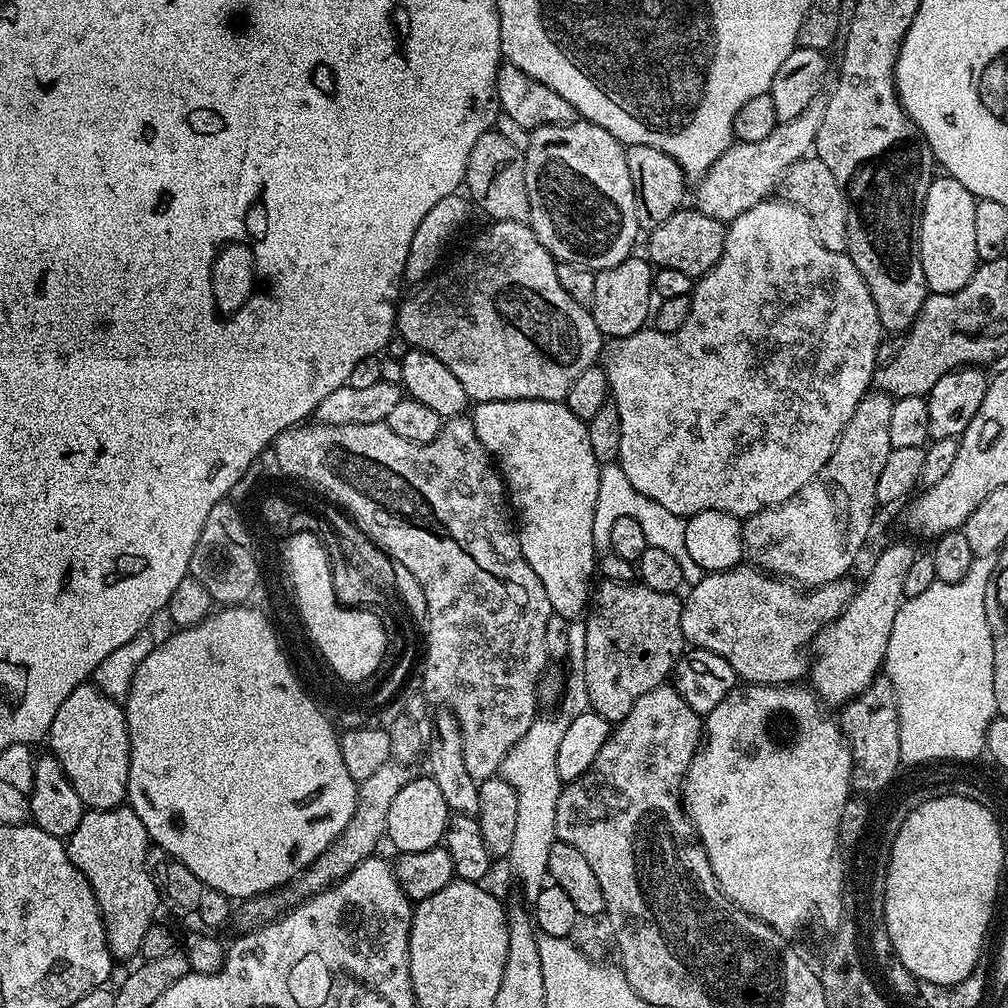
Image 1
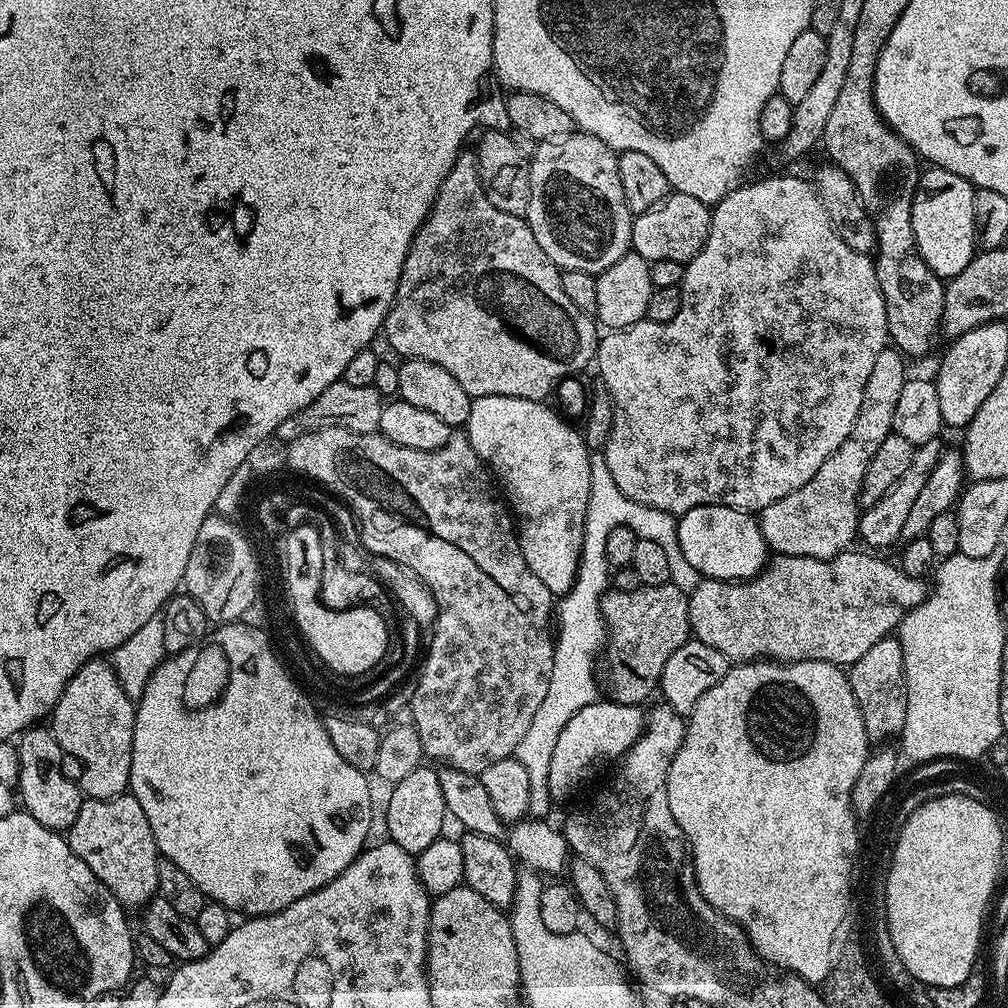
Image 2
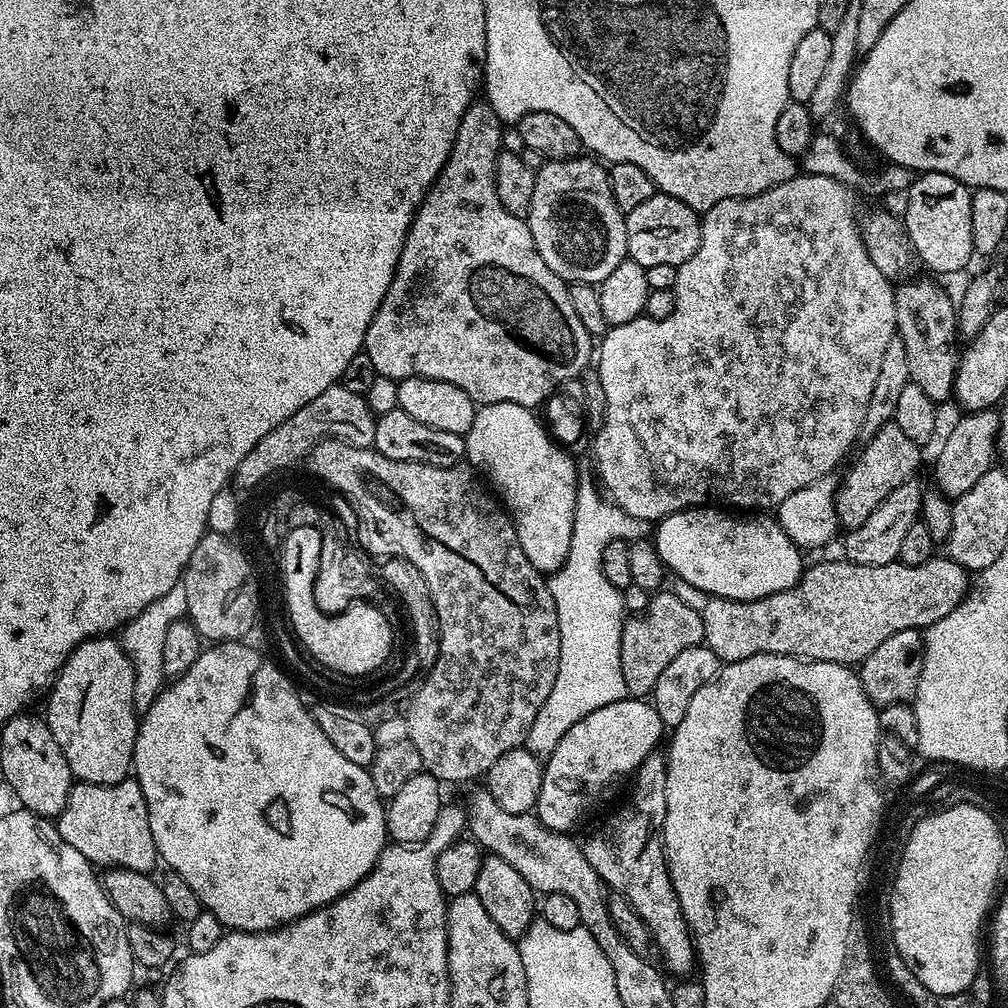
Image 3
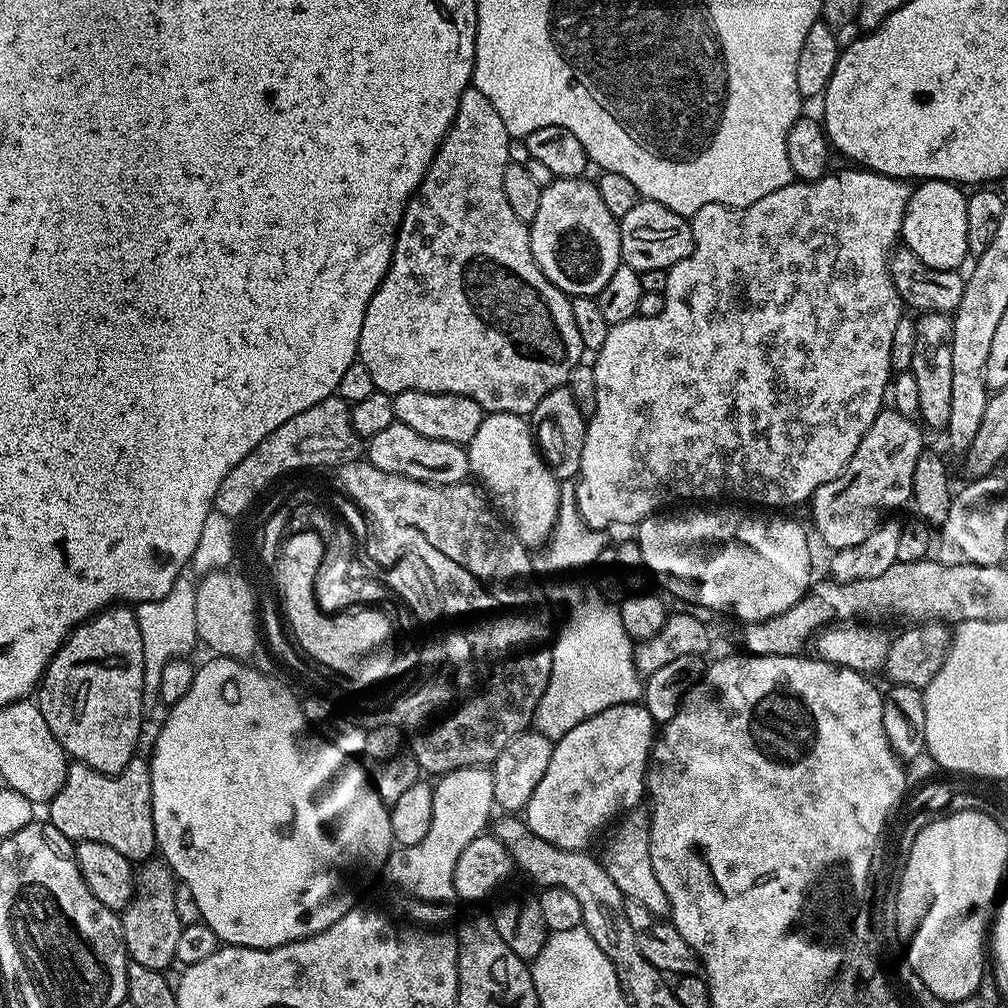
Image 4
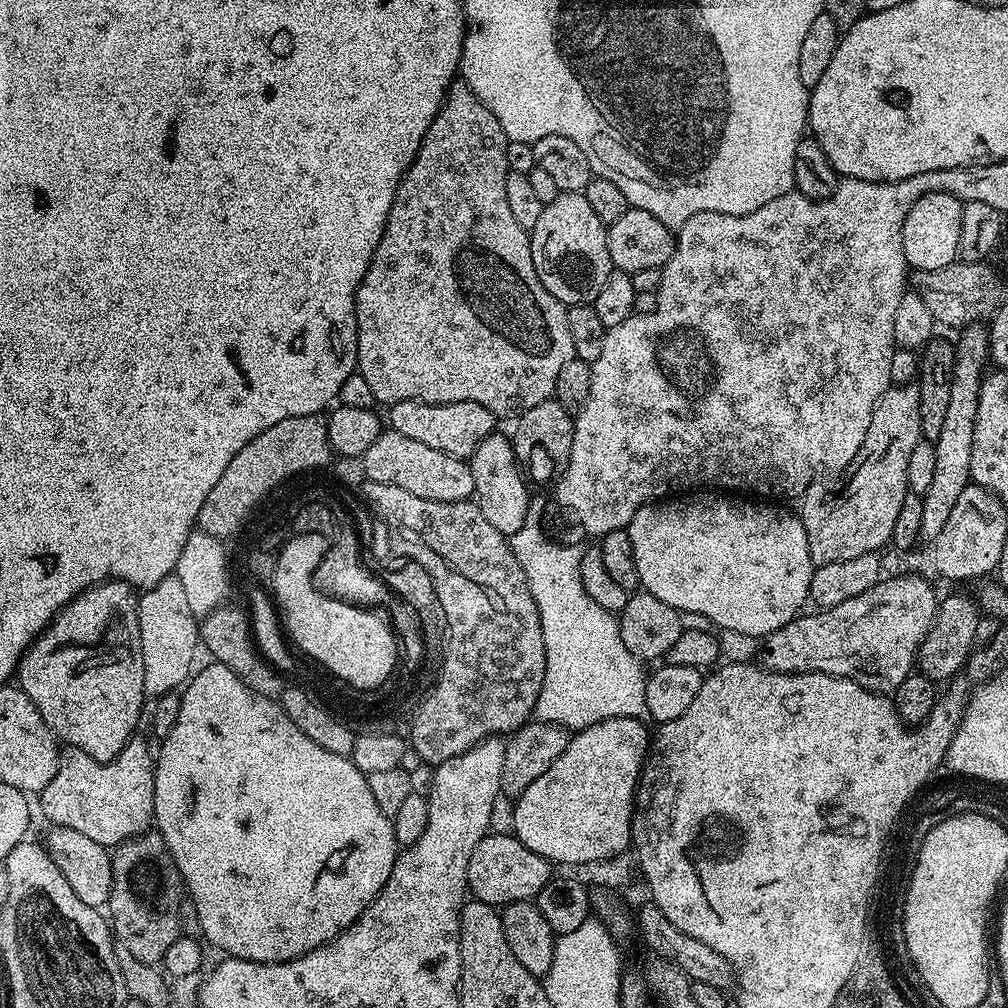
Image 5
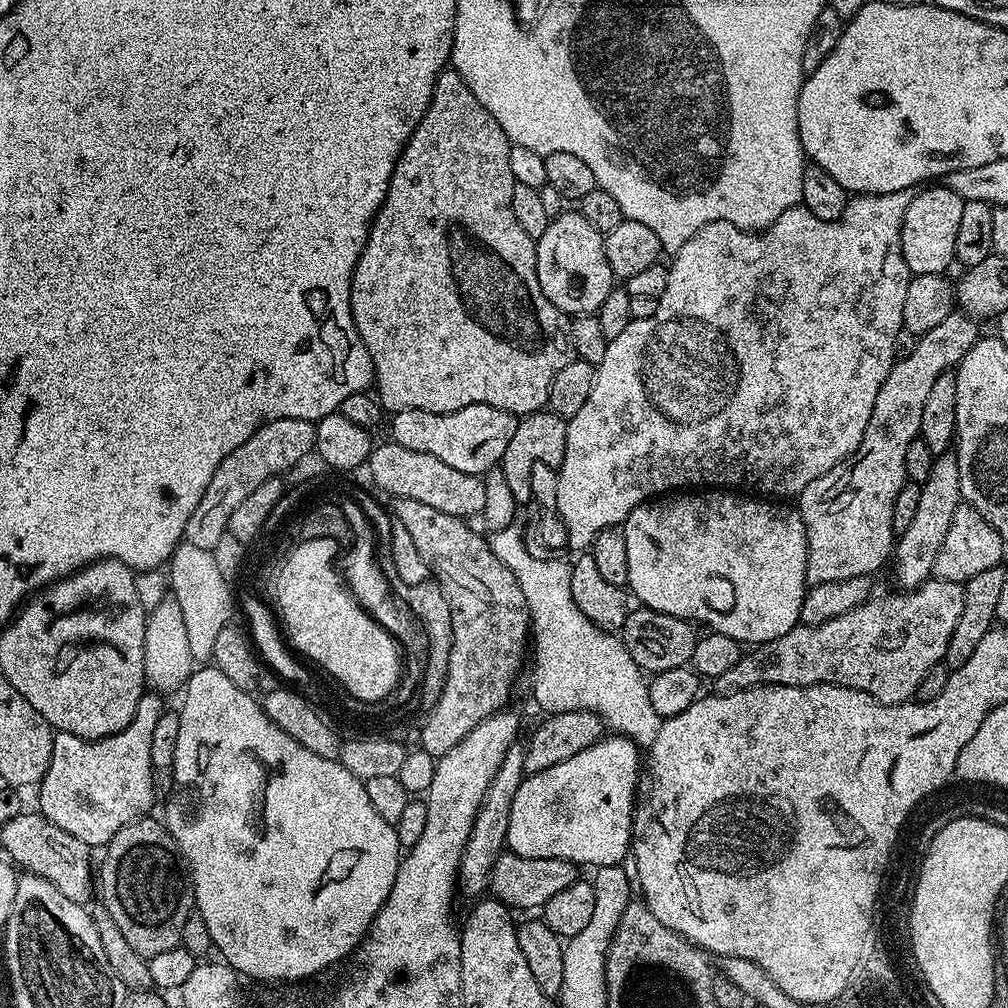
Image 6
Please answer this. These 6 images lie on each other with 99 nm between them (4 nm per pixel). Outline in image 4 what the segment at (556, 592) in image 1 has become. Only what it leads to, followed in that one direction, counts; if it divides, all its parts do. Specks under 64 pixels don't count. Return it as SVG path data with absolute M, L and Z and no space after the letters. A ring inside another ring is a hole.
M505 412L487 413L466 447L471 475L477 476L475 479L494 501L499 515L507 521L514 535L525 546L543 545L556 524L561 481L541 456L529 421Z

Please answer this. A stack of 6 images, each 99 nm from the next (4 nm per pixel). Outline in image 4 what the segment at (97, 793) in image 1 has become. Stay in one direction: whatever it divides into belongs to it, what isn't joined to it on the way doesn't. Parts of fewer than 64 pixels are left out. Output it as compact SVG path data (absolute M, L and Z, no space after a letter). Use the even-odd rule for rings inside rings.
M113 606L96 613L90 620L78 625L54 654L54 658L48 663L48 669L44 671L44 677L38 685L38 703L42 710L42 718L46 718L46 726L50 726L50 734L58 738L58 742L68 753L69 757L77 764L85 764L94 770L98 770L107 776L117 776L125 766L137 755L136 743L140 740L140 723L146 719L146 713L142 706L142 690L144 689L144 659L142 658L142 634L138 630L136 613L128 606Z

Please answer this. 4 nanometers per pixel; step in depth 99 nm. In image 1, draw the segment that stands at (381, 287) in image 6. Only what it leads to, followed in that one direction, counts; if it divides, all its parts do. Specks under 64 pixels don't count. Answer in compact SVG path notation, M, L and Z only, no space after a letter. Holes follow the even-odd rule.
M497 220L472 244L472 249L465 256L460 256L449 268L441 267L439 271L423 281L412 293L405 295L401 299L396 309L396 327L398 336L405 340L405 345L413 348L420 348L423 352L434 354L438 362L443 362L446 367L453 372L454 378L462 382L462 390L466 390L469 401L472 402L494 402L495 400L559 400L563 401L567 397L570 386L574 386L578 374L582 374L586 369L593 367L600 356L600 343L602 337L598 326L594 322L591 311L585 305L574 302L566 290L562 290L558 282L556 273L556 261L538 242L534 234L532 225L519 220L510 222L509 220Z

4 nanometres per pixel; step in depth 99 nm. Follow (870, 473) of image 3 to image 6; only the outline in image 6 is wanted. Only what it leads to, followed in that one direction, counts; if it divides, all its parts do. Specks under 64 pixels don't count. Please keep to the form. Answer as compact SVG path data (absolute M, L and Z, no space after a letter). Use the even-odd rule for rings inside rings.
M954 310L934 330L919 336L914 350L903 353L886 374L856 453L800 493L798 511L808 543L809 585L872 576L889 563L894 552L894 498L898 498L898 490L906 482L906 449L920 435L922 410L926 410L926 398L934 382L942 373L955 369L980 339L982 329L976 324L967 312Z

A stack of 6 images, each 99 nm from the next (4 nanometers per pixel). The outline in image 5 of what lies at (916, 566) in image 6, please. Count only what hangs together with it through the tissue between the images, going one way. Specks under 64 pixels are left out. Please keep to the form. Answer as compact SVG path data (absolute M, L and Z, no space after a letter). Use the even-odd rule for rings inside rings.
M979 323L970 324L959 333L960 341L957 339L954 344L956 357L954 374L950 382L950 406L946 410L942 434L938 434L938 438L934 441L936 446L934 479L922 502L920 539L924 542L934 541L938 538L938 534L942 534L946 522L950 519L950 513L954 510L954 505L962 495L962 490L966 490L972 478L970 454L974 450L974 418L978 414L980 386L990 364L989 335L987 327Z

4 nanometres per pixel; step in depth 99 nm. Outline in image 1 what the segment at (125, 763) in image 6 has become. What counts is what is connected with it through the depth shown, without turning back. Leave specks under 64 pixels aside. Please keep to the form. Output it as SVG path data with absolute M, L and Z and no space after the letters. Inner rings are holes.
M128 806L88 810L78 822L78 830L67 837L66 847L70 862L94 890L113 957L117 961L139 957L142 938L146 938L146 930L157 919L156 908L161 907L160 895L148 873L150 841L146 826Z

